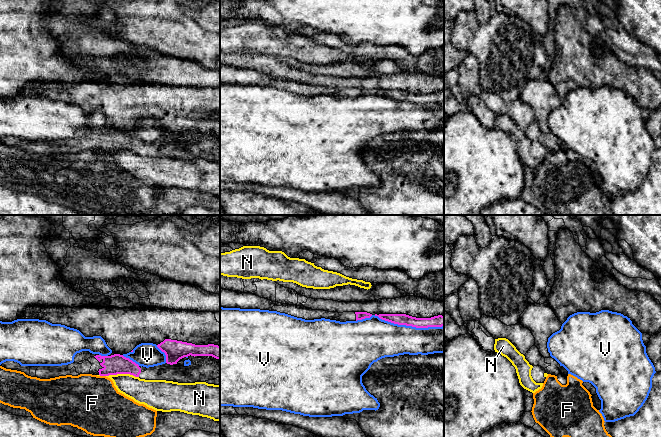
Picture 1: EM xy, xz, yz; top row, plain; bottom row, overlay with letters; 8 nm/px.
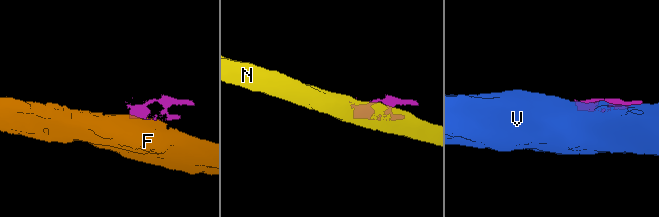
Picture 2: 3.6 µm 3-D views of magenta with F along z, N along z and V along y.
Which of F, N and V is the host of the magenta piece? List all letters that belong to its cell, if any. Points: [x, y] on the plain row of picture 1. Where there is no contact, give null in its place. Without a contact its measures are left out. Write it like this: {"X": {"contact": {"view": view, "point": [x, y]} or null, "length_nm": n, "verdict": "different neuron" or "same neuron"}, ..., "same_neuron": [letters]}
{"F": {"contact": {"view": "xy", "point": [103, 151]}, "length_nm": 50, "verdict": "different neuron"}, "N": {"contact": {"view": "xy", "point": [122, 149]}, "length_nm": 260, "verdict": "different neuron"}, "V": {"contact": {"view": "xz", "point": [409, 101]}, "length_nm": 550, "verdict": "different neuron"}, "same_neuron": []}

